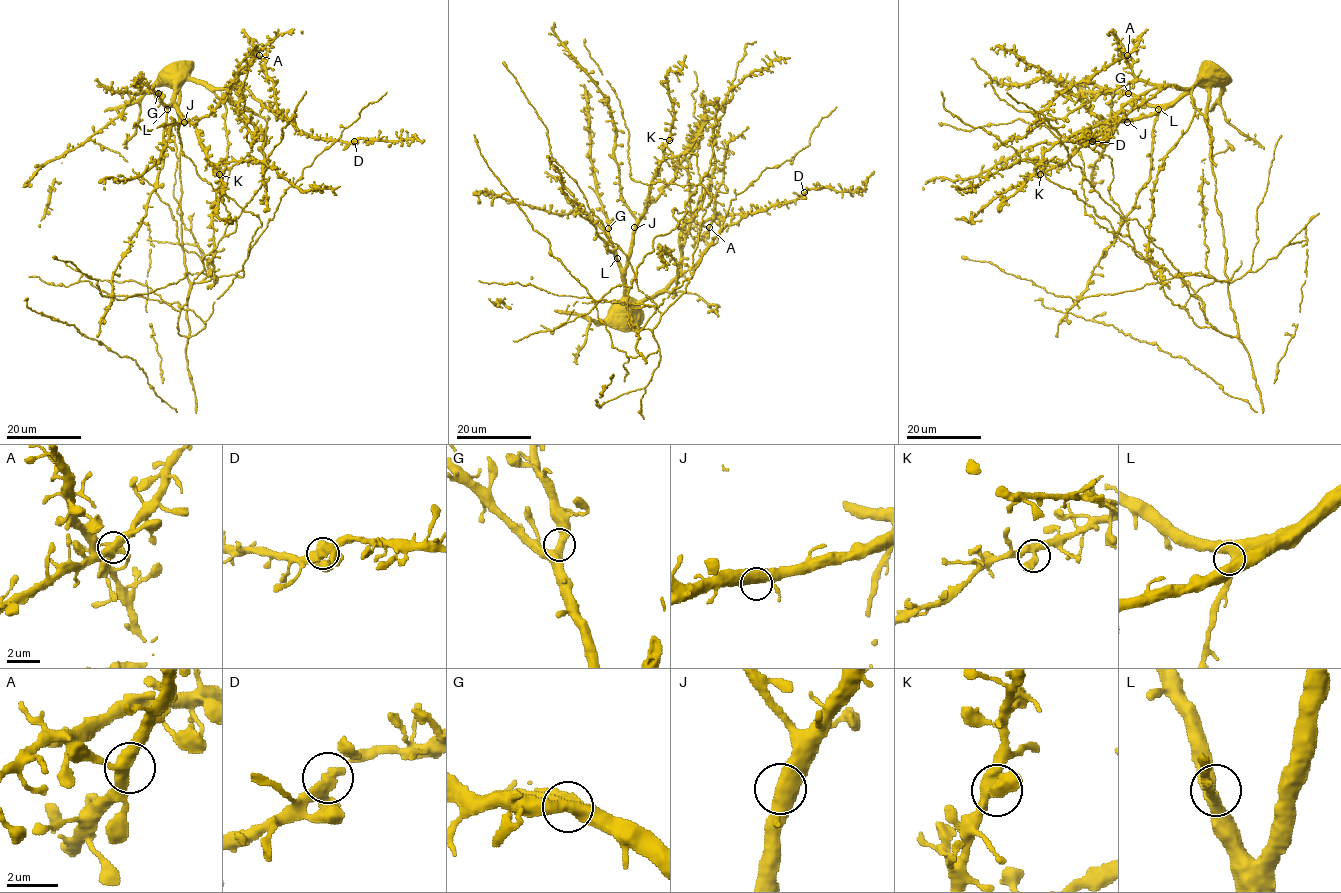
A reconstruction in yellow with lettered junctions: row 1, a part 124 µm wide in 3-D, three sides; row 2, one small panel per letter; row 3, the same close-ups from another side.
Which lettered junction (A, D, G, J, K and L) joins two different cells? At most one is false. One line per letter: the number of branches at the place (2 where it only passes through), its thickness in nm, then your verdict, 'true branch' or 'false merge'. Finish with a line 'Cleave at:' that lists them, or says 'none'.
A: branches 3; calibre 400 nm; true branch
D: branches 3; calibre 380 nm; true branch
G: branches 3; calibre 400 nm; true branch
J: branches 3; calibre 440 nm; true branch
K: branches 3; calibre 440 nm; true branch
L: branches 3; calibre 360 nm; true branch
Cleave at: none

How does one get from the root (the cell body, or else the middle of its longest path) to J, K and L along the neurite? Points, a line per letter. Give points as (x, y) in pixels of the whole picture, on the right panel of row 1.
J: (1224, 242), (1221, 214), (1215, 198), (1207, 90), (1192, 86), (1167, 105), (1127, 122)
K: (1224, 242), (1215, 198), (1205, 87), (1192, 86), (1149, 114), (1106, 126), (1065, 161), (1040, 174)
L: (1224, 242), (1221, 214), (1215, 198), (1207, 90), (1192, 86), (1158, 109)

